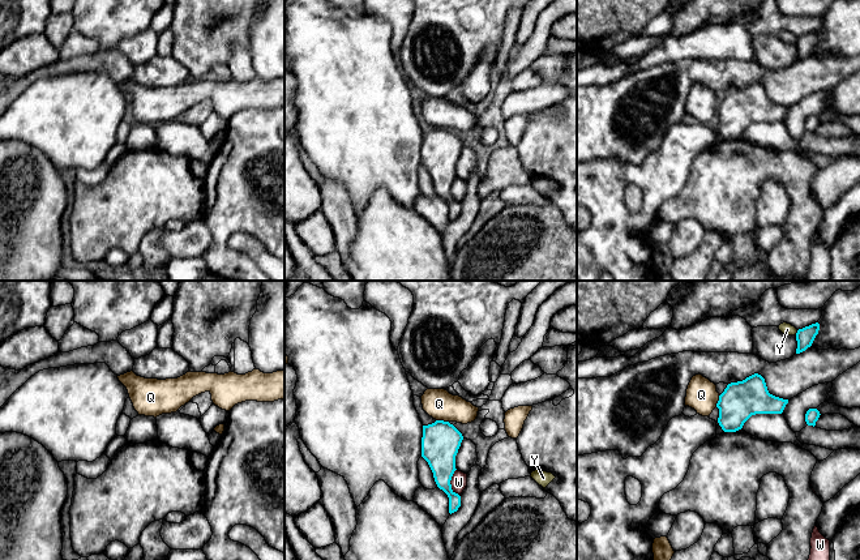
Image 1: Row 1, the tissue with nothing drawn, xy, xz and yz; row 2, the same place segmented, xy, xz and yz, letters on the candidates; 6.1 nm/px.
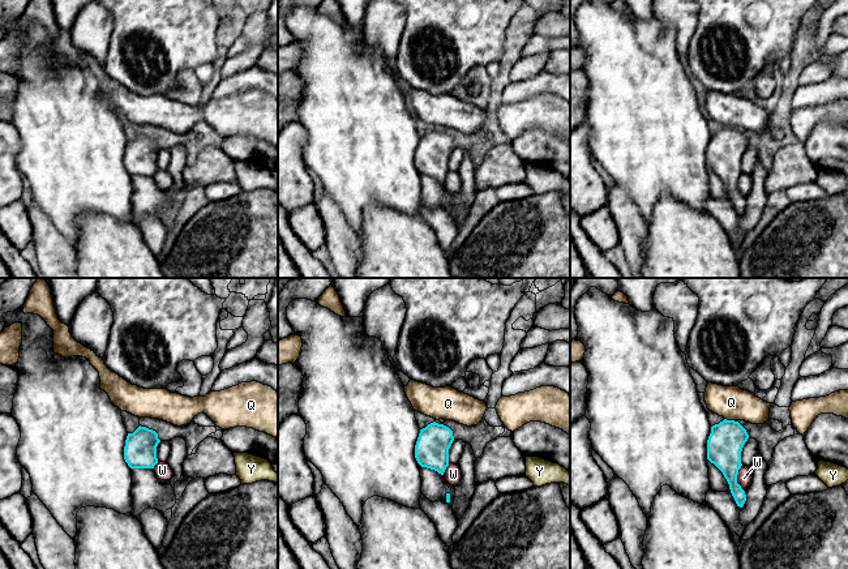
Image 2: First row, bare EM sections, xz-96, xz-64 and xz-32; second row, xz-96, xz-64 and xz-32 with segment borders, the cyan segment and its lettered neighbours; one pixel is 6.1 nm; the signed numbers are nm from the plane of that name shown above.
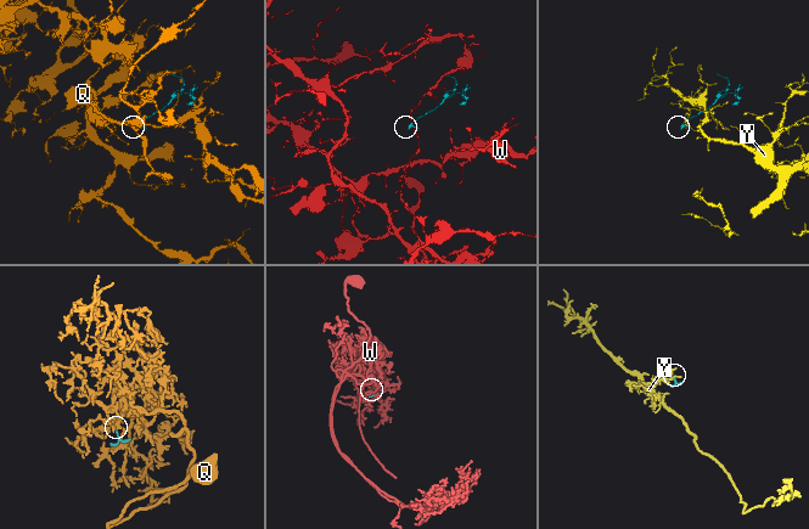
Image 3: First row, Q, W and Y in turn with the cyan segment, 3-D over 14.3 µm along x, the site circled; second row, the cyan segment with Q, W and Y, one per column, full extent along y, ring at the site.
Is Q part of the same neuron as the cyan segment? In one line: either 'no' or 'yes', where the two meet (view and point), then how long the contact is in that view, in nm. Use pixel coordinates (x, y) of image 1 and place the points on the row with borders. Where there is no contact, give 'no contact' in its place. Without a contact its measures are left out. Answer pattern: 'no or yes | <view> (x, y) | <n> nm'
no | xz (443, 420) | 80 nm

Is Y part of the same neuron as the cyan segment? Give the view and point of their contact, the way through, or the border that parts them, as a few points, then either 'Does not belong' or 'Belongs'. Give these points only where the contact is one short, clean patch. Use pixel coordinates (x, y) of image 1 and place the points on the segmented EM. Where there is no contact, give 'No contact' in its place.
Touches cyan at yz (796, 333). Boundary: yz (798, 330), (795, 334). Does not belong

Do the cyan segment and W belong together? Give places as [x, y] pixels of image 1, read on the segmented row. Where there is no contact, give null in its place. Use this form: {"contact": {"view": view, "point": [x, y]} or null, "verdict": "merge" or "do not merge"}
{"contact": {"view": "xz", "point": [449, 483]}, "verdict": "do not merge"}

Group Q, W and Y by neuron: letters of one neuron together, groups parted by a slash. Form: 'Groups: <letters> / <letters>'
Groups: Q / W / Y

